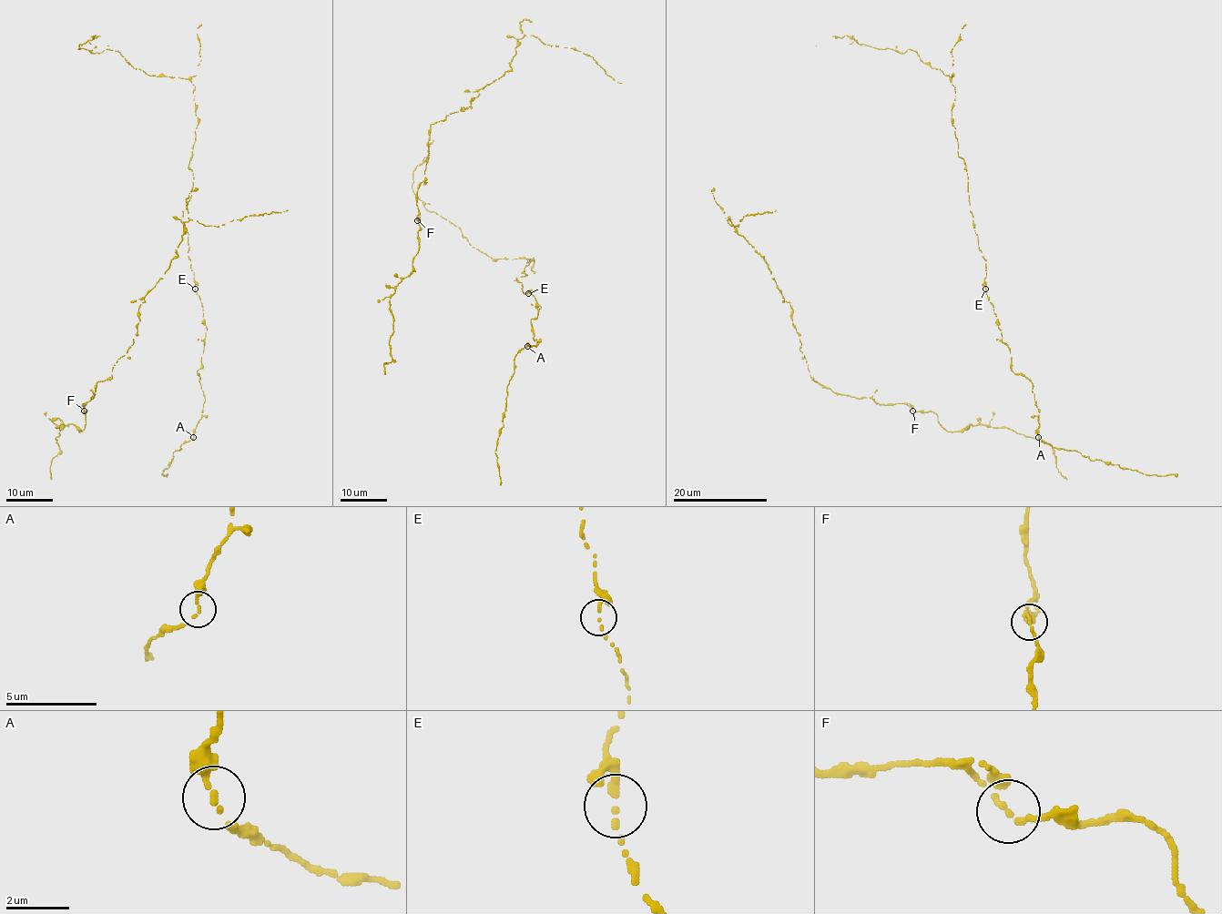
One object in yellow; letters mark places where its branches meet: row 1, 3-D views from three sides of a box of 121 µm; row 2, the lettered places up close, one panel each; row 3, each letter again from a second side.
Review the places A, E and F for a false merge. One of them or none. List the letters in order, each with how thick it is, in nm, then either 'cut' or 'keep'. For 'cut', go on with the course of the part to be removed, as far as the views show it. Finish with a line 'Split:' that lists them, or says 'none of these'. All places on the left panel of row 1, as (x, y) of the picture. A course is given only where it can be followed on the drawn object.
A: calibre 160 nm; keep
E: calibre 180 nm; keep
F: calibre 170 nm; keep
Split: none of these

